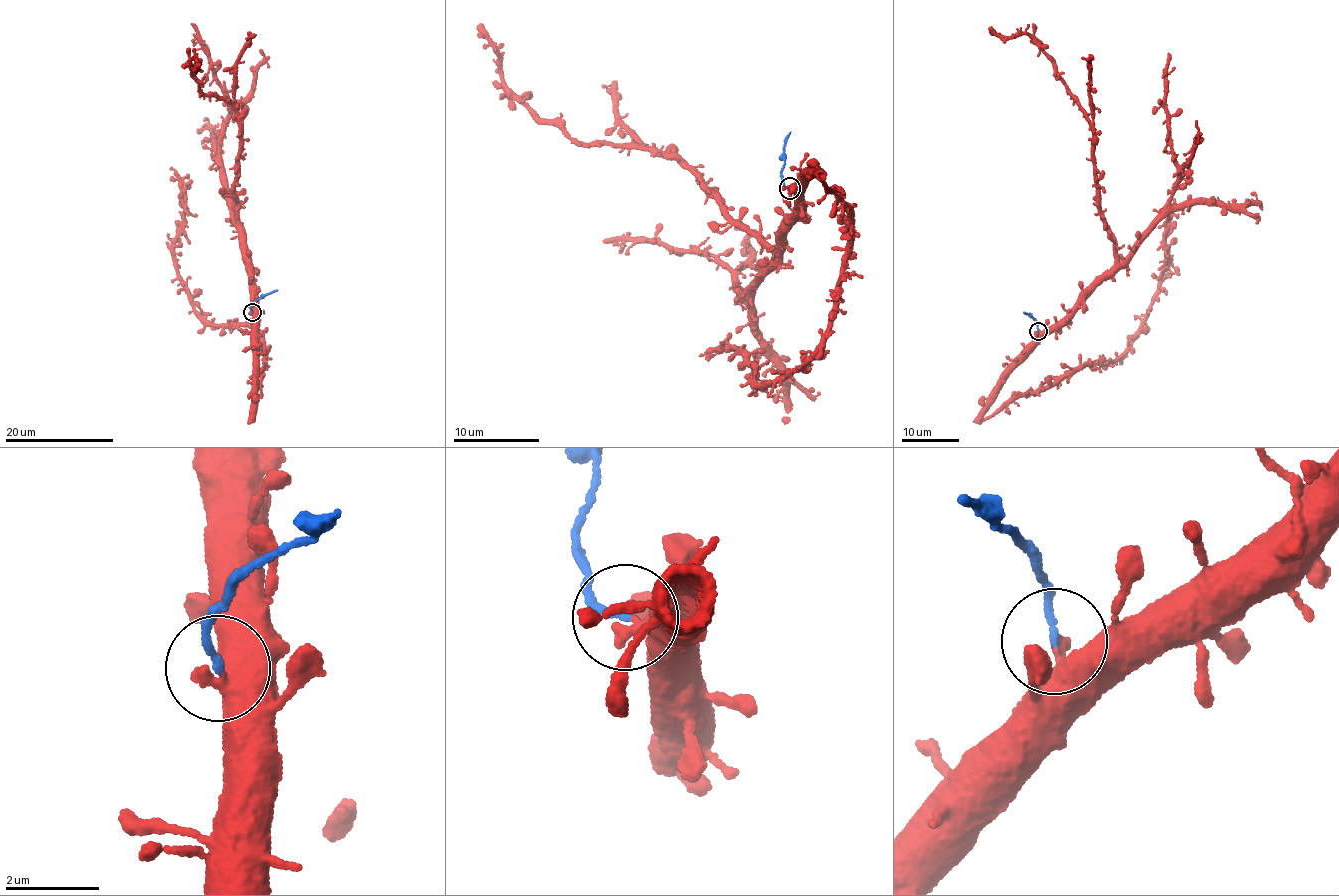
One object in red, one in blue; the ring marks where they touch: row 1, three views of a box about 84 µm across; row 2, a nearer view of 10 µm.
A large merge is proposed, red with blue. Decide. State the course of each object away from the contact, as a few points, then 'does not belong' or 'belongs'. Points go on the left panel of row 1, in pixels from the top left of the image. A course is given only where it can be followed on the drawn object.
red via (251, 313), (251, 417), (264, 363), (259, 335), (195, 309), (175, 259), (184, 194), (171, 166) | blue via (251, 312), (253, 302), (277, 290) | does not belong

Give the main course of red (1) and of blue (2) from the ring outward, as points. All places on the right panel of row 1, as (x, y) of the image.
1: (1038, 332), (1032, 352), (1002, 383), (983, 420), (1071, 372), (1126, 352), (1158, 290), (1175, 198)
2: (1038, 330), (1034, 319), (1023, 312)

